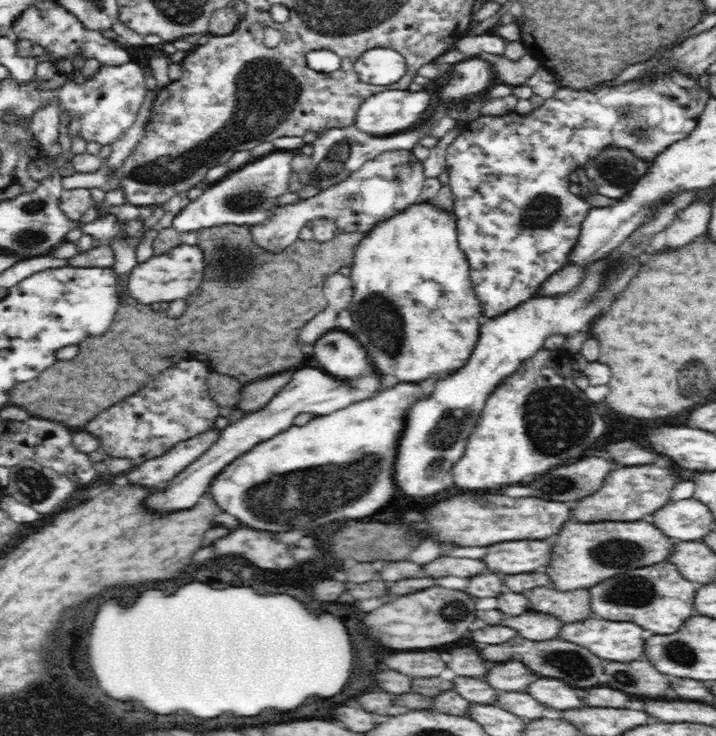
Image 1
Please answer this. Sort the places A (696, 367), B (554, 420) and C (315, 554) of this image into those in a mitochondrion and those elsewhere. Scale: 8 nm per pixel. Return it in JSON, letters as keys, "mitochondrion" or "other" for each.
{"A":"mitochondrion","B":"mitochondrion","C":"other"}

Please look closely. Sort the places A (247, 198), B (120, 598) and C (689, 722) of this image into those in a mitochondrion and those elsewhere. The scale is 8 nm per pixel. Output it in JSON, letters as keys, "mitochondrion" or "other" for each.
{"A":"mitochondrion","B":"other","C":"other"}

